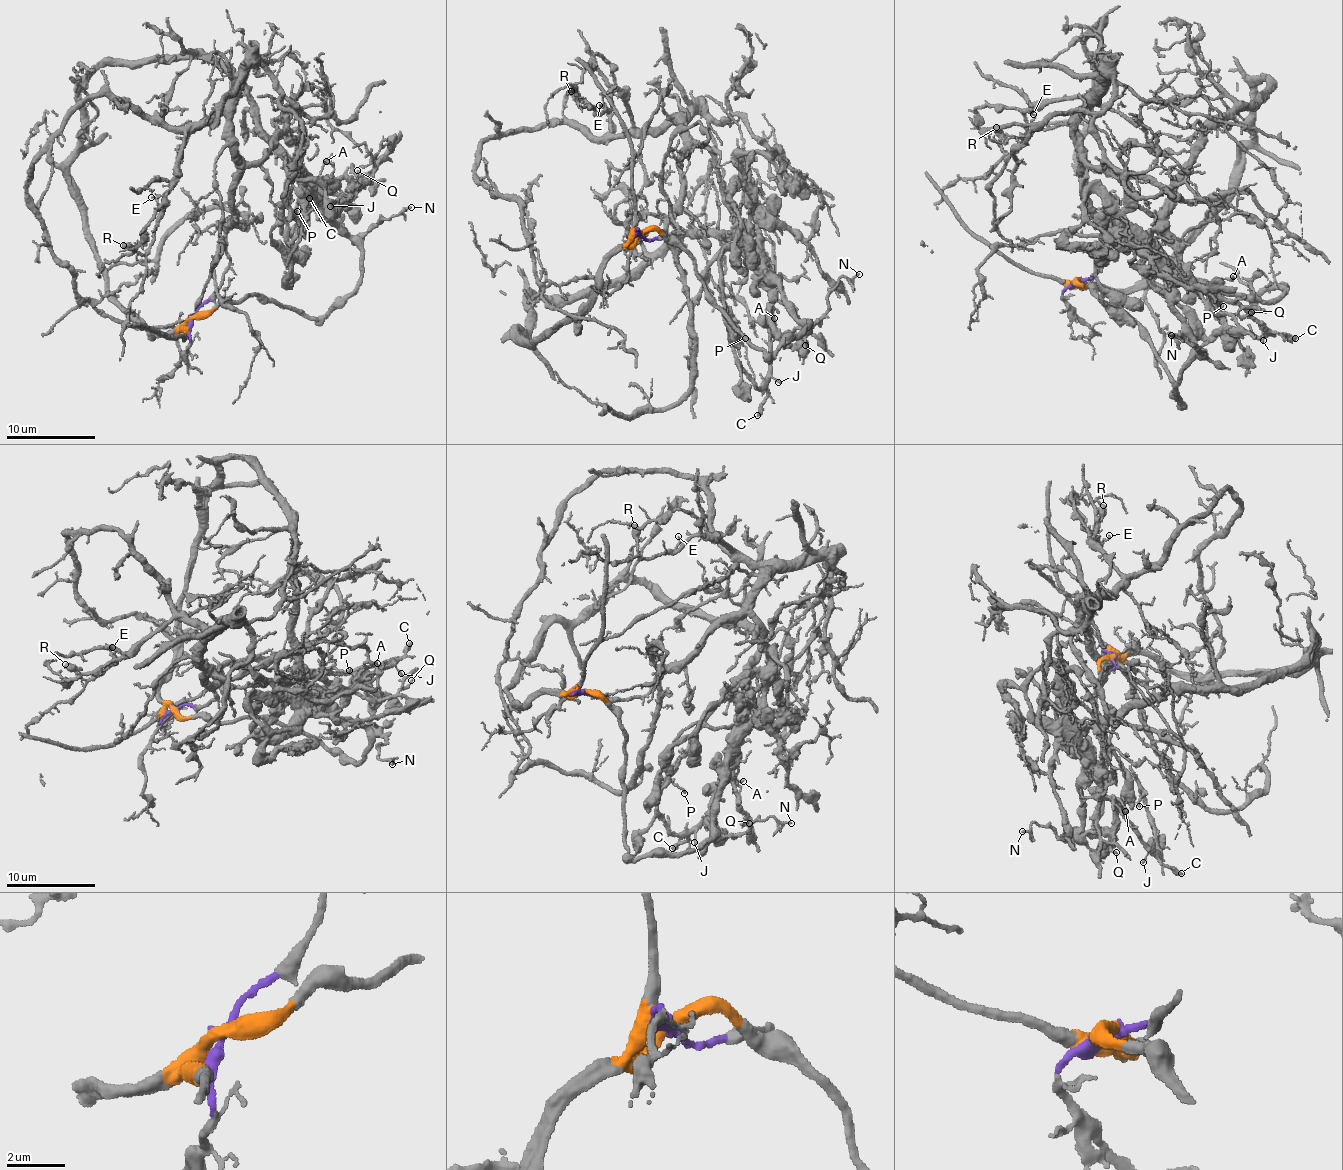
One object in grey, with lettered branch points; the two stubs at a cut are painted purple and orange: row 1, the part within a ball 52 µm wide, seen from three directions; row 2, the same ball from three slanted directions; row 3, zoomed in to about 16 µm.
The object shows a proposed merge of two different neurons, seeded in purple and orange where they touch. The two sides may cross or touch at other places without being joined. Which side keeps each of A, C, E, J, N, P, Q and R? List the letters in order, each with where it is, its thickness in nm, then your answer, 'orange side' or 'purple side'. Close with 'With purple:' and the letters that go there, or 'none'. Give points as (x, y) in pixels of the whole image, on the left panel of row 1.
A: (326, 161) | 190 nm | orange side
C: (309, 198) | 440 nm | orange side
E: (151, 197) | 110 nm | purple side
J: (330, 206) | 130 nm | orange side
N: (411, 207) | 130 nm | orange side
P: (297, 211) | 150 nm | orange side
Q: (357, 170) | 170 nm | orange side
R: (123, 245) | 400 nm | purple side
With purple: E, R

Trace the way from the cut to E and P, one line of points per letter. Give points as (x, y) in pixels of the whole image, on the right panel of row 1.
E: (1080, 281), (1104, 260), (1104, 218), (1080, 159), (1078, 118), (1093, 95), (1024, 112), (1027, 128), (1033, 113)
P: (1080, 281), (1124, 309), (1180, 403), (1216, 306), (1267, 333), (1229, 329), (1222, 306)

